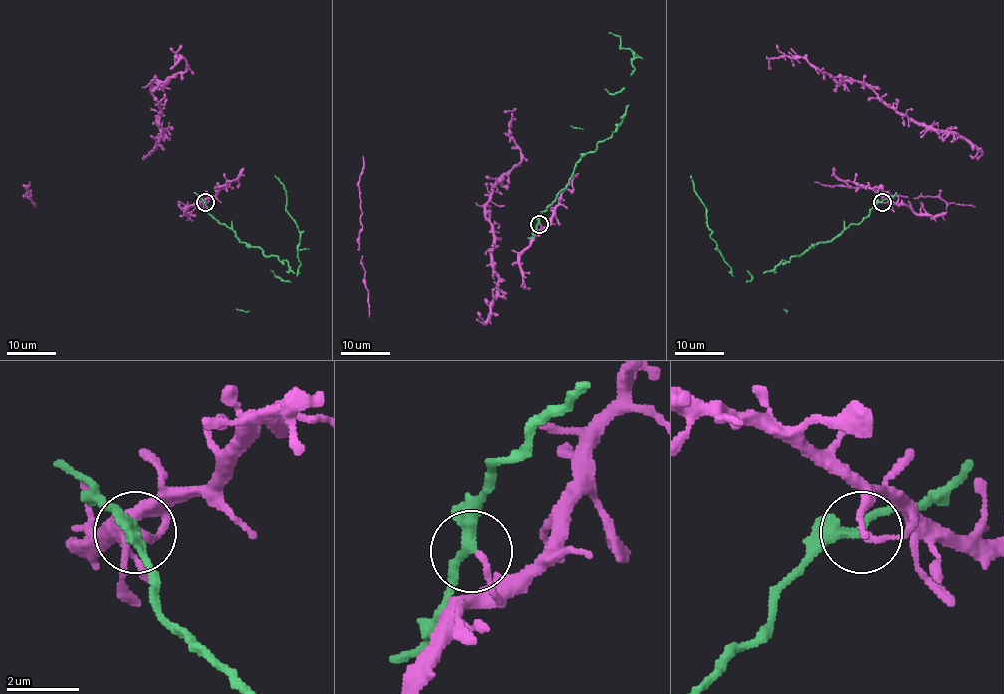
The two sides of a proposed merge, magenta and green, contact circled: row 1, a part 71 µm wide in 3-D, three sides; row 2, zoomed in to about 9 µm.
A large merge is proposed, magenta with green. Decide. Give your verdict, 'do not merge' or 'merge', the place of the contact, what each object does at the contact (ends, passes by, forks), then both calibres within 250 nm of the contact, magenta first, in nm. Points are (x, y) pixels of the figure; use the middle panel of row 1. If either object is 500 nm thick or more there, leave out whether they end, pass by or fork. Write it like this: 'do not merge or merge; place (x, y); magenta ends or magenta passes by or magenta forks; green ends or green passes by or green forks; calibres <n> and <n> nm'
do not merge; place (539, 224); magenta ends; green passes by; calibres 170 and 280 nm

